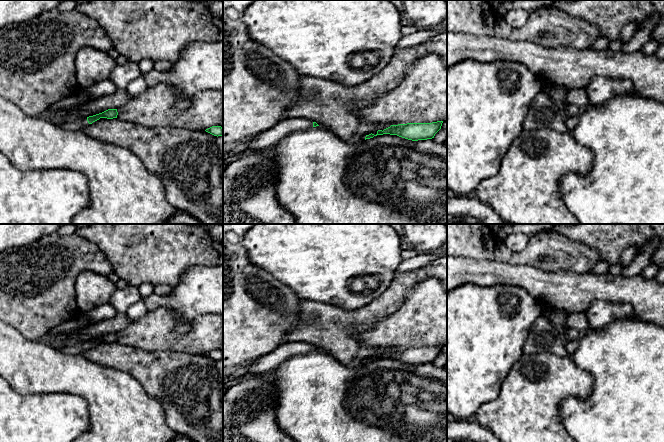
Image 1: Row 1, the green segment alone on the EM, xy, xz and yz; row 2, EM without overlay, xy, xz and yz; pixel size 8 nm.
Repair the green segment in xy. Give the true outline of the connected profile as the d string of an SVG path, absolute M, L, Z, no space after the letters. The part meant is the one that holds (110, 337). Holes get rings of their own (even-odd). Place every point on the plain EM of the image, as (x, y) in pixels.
M108 333L102 337L89 340L89 341L83 341L79 344L63 344L57 348L59 348L62 352L66 354L71 355L83 355L83 352L88 350L89 348L92 348L93 346L99 344L100 342L107 342L107 343L113 343L117 342L118 336L117 333Z

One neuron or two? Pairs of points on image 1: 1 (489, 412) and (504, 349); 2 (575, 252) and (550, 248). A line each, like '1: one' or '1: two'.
1: two
2: one

